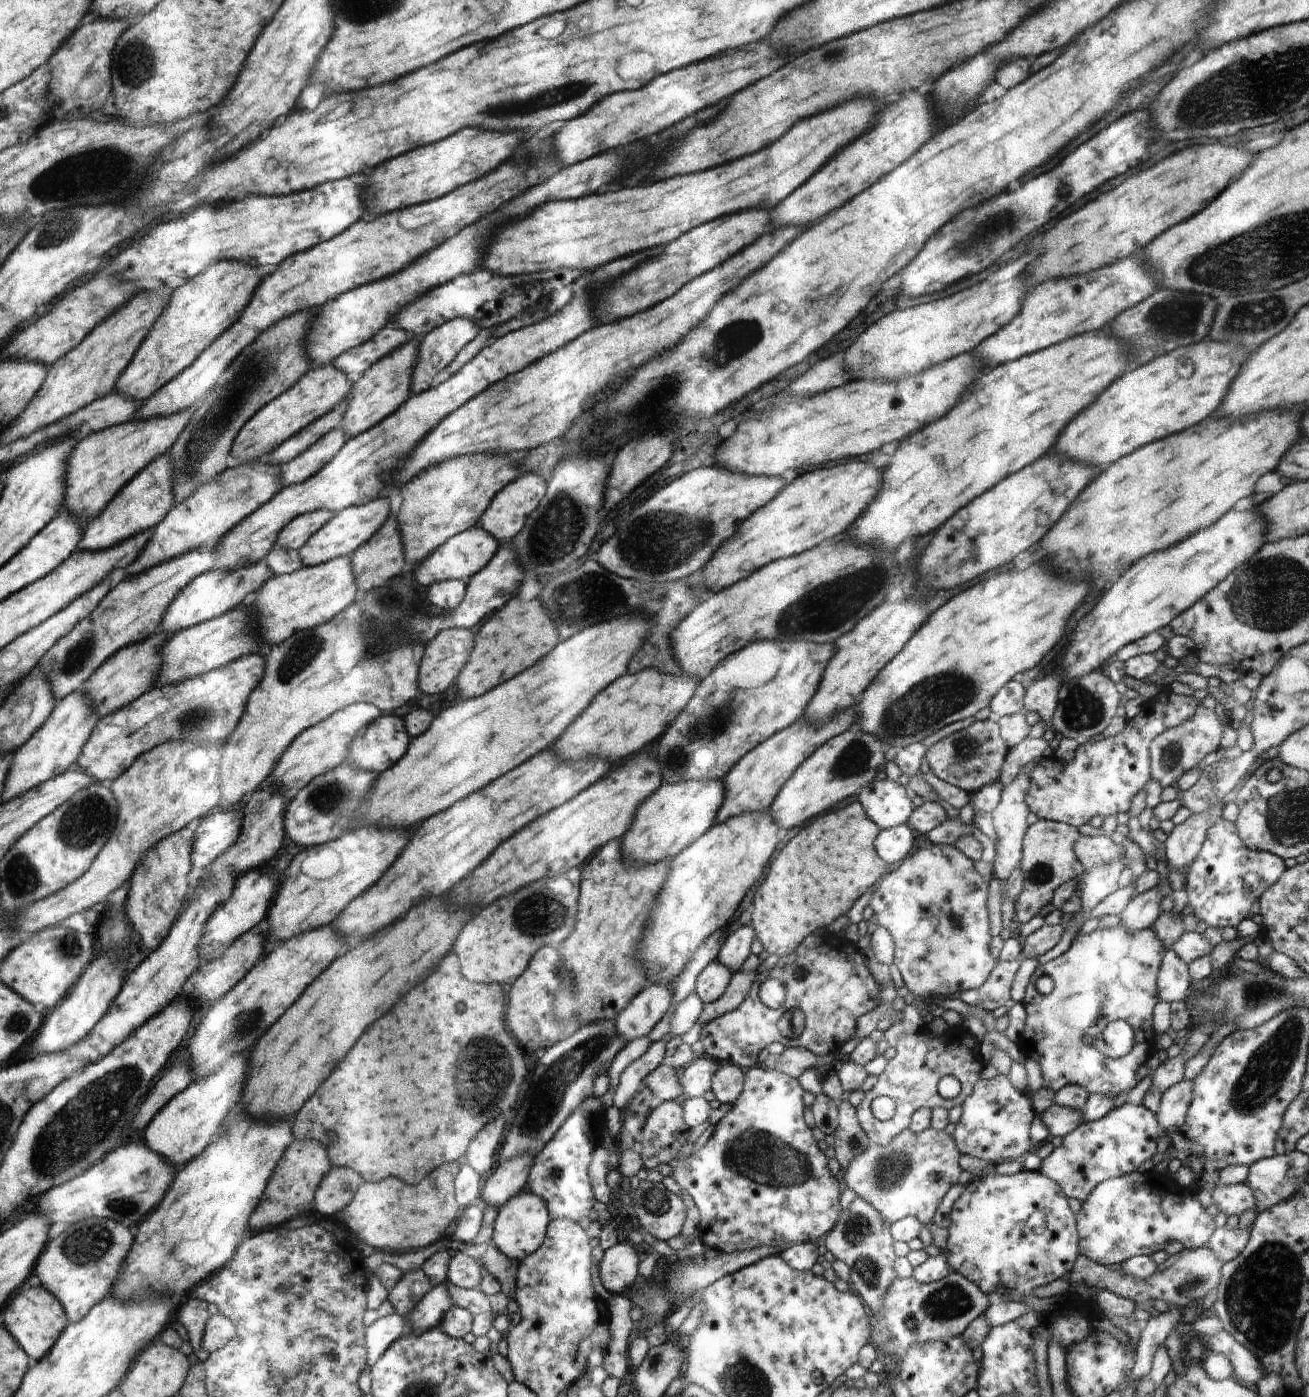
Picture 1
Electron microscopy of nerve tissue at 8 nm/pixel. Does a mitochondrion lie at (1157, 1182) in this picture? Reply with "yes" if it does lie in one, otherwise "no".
no

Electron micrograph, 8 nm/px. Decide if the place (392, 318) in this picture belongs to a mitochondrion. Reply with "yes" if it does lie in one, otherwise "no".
no

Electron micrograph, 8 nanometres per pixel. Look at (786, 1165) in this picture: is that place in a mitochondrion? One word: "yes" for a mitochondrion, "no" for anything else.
yes

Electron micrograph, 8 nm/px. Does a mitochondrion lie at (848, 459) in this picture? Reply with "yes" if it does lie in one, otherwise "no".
no

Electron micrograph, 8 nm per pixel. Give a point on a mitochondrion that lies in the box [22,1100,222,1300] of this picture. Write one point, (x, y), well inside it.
(83, 1246)

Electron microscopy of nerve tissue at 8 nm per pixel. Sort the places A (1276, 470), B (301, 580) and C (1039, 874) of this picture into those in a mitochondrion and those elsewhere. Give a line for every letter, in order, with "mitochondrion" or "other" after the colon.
A: other
B: other
C: mitochondrion

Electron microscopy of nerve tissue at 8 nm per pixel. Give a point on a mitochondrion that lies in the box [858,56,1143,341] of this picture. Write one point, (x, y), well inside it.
(1003, 223)

